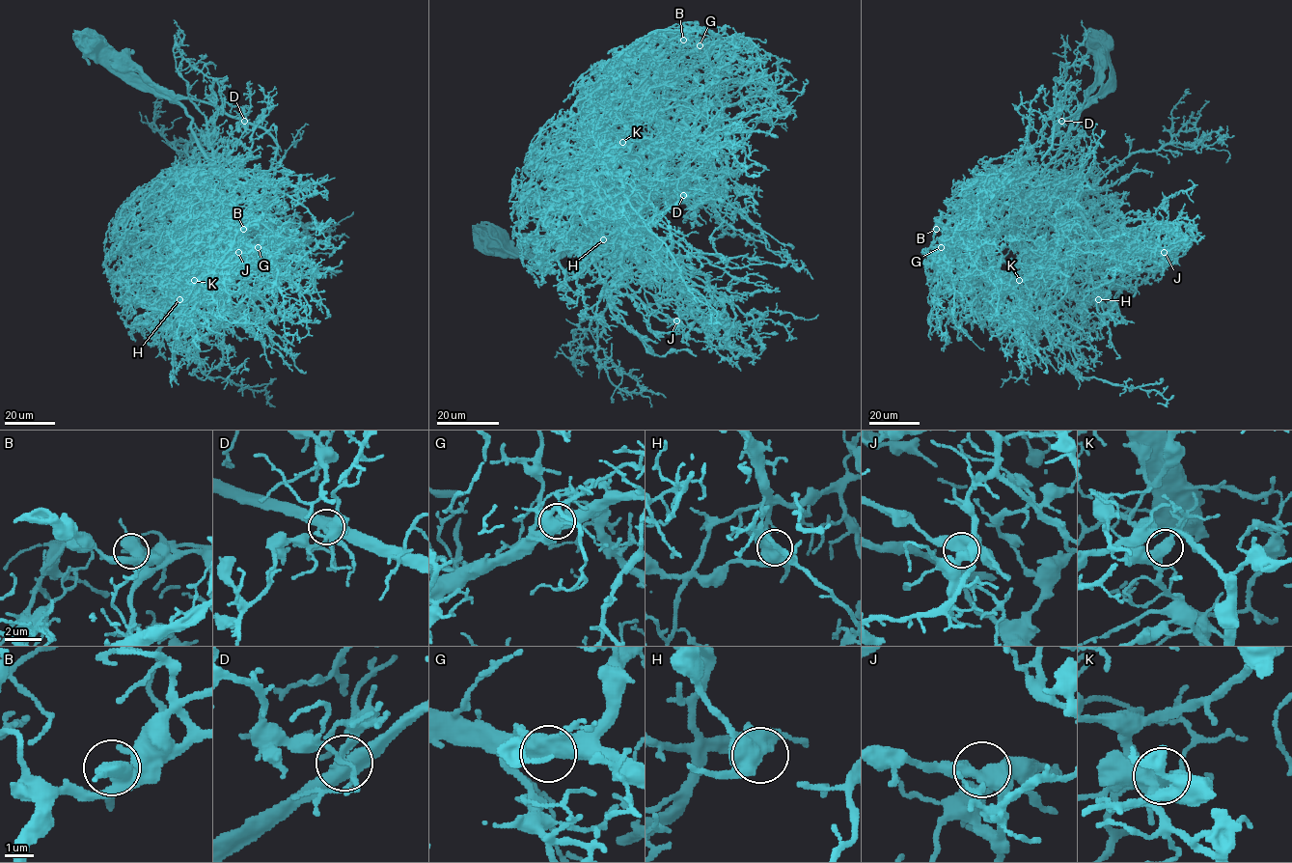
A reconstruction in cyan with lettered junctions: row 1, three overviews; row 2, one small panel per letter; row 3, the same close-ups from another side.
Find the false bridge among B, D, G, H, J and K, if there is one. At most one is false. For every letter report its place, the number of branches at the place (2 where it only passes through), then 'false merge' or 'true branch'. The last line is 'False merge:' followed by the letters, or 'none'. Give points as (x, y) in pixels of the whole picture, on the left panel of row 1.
B: place (243, 229); branches 3; true branch
D: place (244, 121); branches 3; false merge
G: place (258, 247); branches 3; true branch
H: place (179, 299); branches 3; true branch
J: place (238, 252); branches 3; true branch
K: place (194, 280); branches 3; true branch
False merge: D

